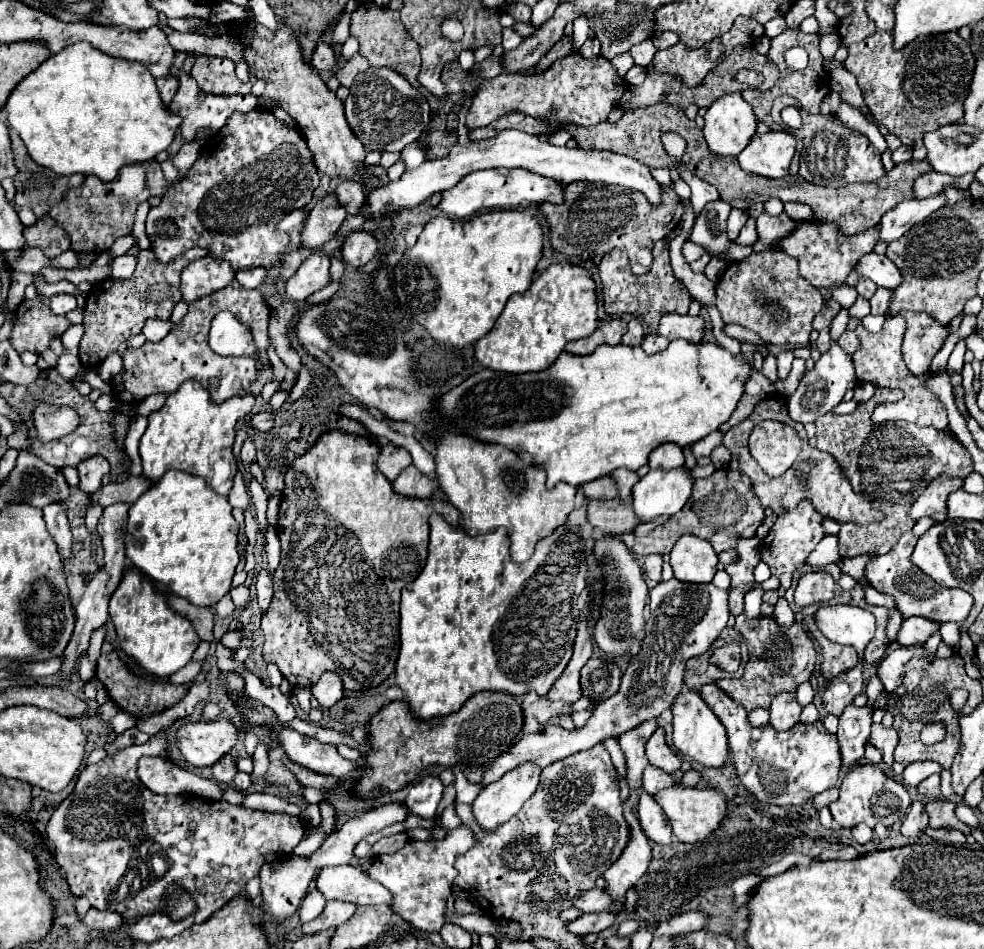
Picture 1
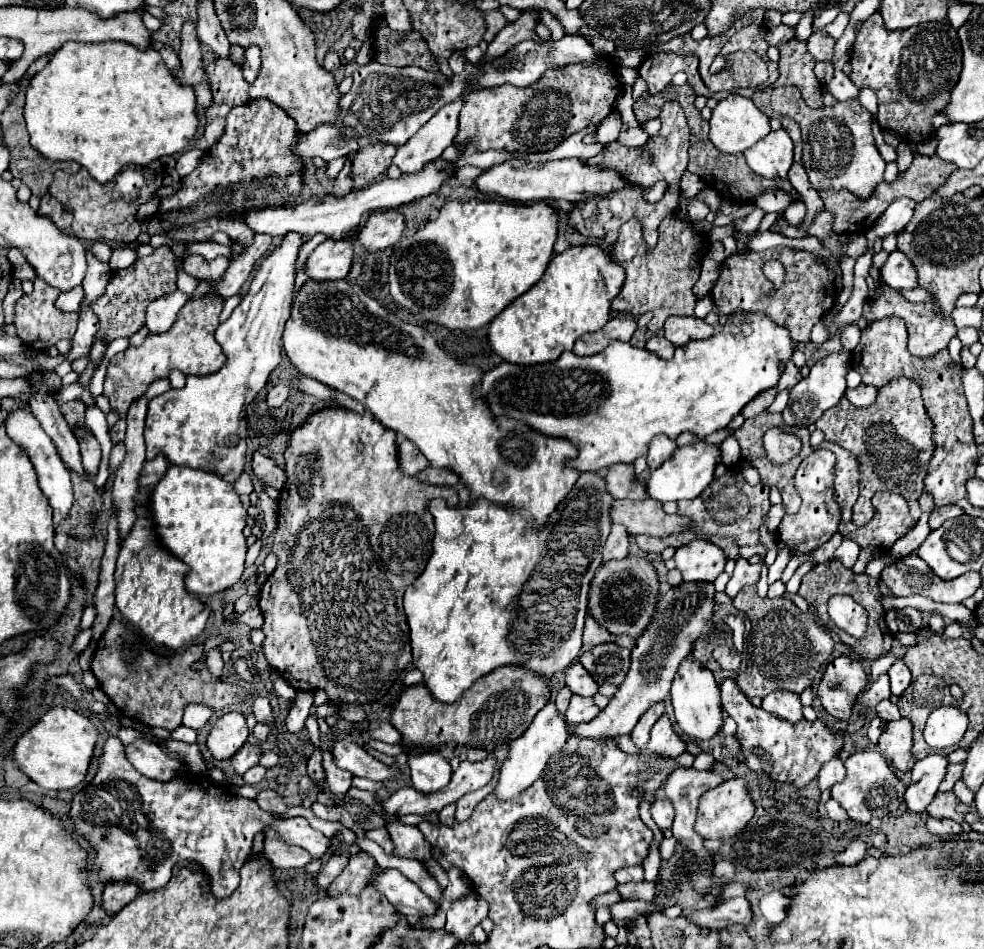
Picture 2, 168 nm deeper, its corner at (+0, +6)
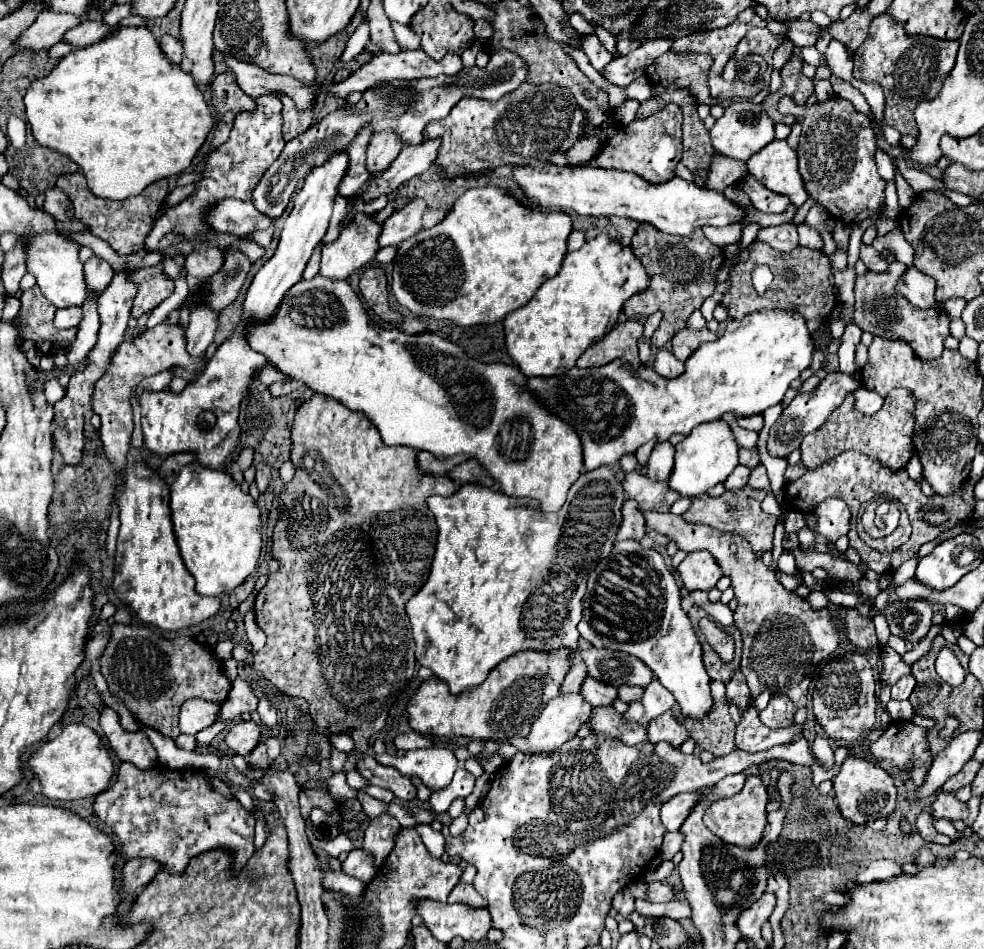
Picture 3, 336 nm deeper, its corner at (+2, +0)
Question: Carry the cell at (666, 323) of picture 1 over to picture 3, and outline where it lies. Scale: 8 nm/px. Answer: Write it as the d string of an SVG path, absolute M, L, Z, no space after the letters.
M684 328L680 332L676 332L676 336L672 338L672 354L678 360L686 360L700 344L704 342L712 342L716 340L716 334L710 332L708 328L702 330L694 330L694 328Z

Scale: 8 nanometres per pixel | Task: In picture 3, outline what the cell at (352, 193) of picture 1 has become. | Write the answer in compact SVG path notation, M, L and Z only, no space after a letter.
M394 132L374 134L366 148L366 168L370 176L380 176L380 172L384 172L392 164L392 160L400 154L400 150L402 142Z

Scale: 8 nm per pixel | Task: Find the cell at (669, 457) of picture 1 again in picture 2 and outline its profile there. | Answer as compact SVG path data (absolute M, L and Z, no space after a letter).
M654 436L650 442L650 450L648 450L648 464L650 470L660 468L676 450L676 442L670 440L668 436Z

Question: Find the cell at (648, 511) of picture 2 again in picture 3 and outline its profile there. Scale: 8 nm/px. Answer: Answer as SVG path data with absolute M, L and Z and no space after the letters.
M642 512L642 516L646 520L646 528L668 536L680 550L708 550L720 564L722 572L732 580L732 588L738 598L734 622L740 628L744 640L740 670L746 676L752 696L770 690L772 694L788 696L798 708L806 706L812 674L816 672L818 664L836 650L840 642L828 612L812 610L802 596L786 590L776 580L774 572L768 570L762 560L756 560L756 554L742 536L718 532L710 526L688 524L684 522L684 518L674 514Z

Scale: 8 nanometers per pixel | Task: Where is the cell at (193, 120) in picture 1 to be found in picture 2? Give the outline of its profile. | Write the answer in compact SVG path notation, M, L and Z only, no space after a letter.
M186 20L182 26L180 62L182 62L180 82L190 84L194 88L200 108L208 108L212 104L212 92L202 66L202 50L200 50L200 40L196 36L196 24L192 20Z

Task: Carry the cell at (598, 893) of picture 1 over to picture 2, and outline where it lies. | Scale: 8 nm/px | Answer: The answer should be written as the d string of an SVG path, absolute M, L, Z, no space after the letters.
M628 882L620 884L618 892L624 900L652 900L656 896L656 882Z

